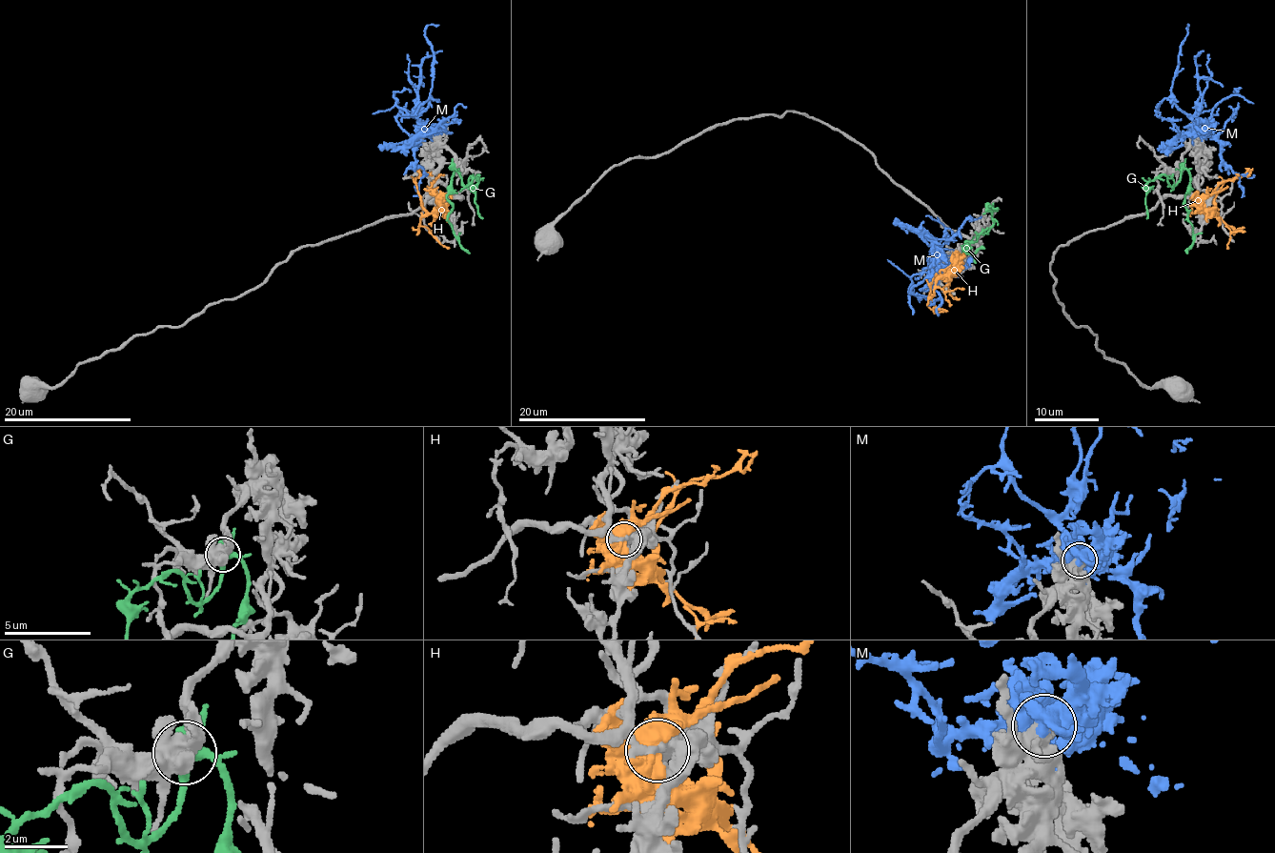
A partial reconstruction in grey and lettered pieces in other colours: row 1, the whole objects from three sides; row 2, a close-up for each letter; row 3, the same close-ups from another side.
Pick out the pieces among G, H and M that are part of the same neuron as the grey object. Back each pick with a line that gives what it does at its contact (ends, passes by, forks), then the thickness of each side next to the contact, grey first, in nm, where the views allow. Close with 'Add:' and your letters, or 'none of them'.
M: it forks there; 650 nm thick on the grey side, 500 nm on the other
Add: M

